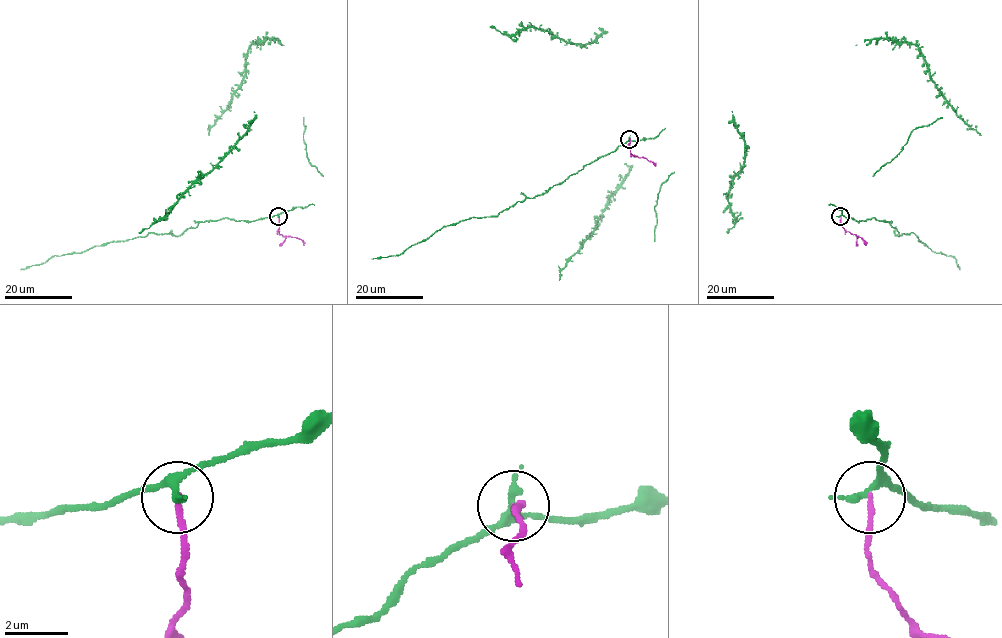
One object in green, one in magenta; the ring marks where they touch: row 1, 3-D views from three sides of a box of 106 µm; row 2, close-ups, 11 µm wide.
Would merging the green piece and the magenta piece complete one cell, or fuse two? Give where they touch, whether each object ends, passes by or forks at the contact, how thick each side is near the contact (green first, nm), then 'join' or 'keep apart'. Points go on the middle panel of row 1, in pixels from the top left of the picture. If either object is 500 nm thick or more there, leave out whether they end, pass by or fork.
(629, 139) | green passes by | magenta ends | 240/170 nm | keep apart

